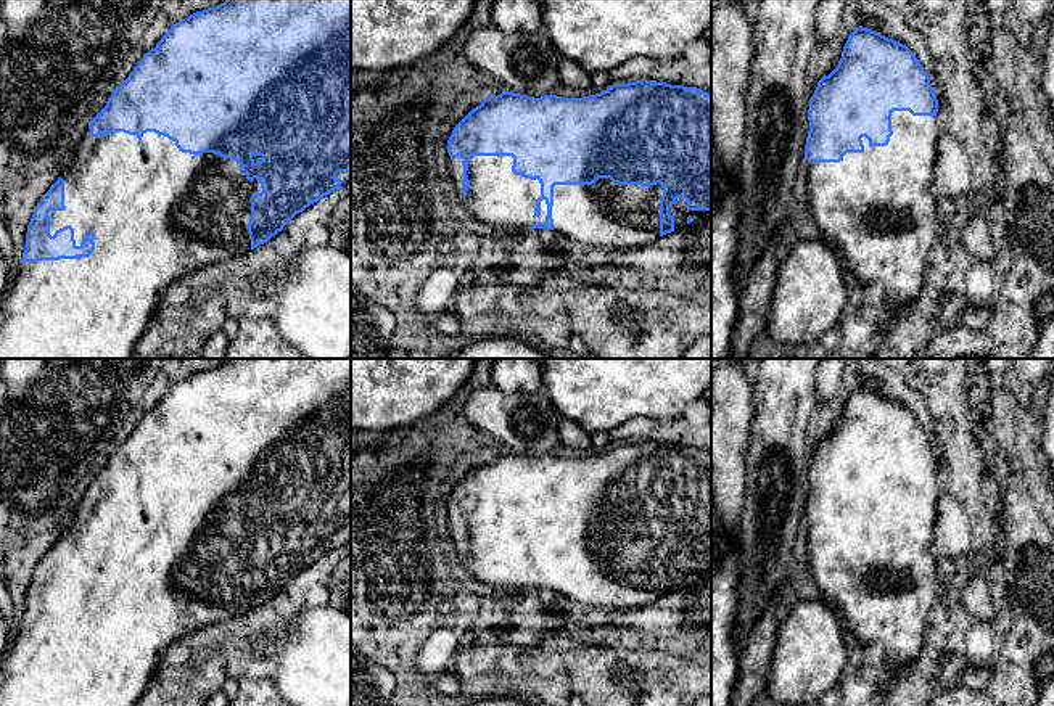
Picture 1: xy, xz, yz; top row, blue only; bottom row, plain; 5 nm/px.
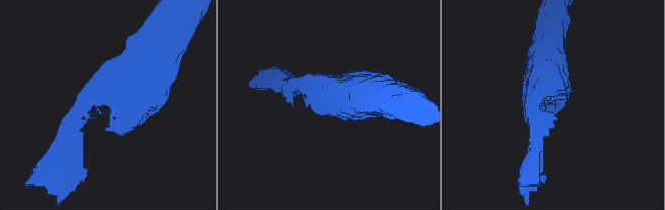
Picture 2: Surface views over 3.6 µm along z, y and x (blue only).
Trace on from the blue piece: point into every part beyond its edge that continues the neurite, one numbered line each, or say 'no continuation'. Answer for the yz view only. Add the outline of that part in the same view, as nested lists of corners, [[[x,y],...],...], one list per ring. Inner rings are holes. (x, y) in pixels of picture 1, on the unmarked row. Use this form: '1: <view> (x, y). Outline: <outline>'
1: yz (877, 566). Outline: [[[891,473],[893,495],[887,507],[871,507],[863,497],[863,513],[846,513],[840,523],[808,523],[808,574],[822,598],[843,613],[861,648],[879,642],[891,671],[911,667],[937,597],[938,558],[933,555],[938,495],[937,476]]]

